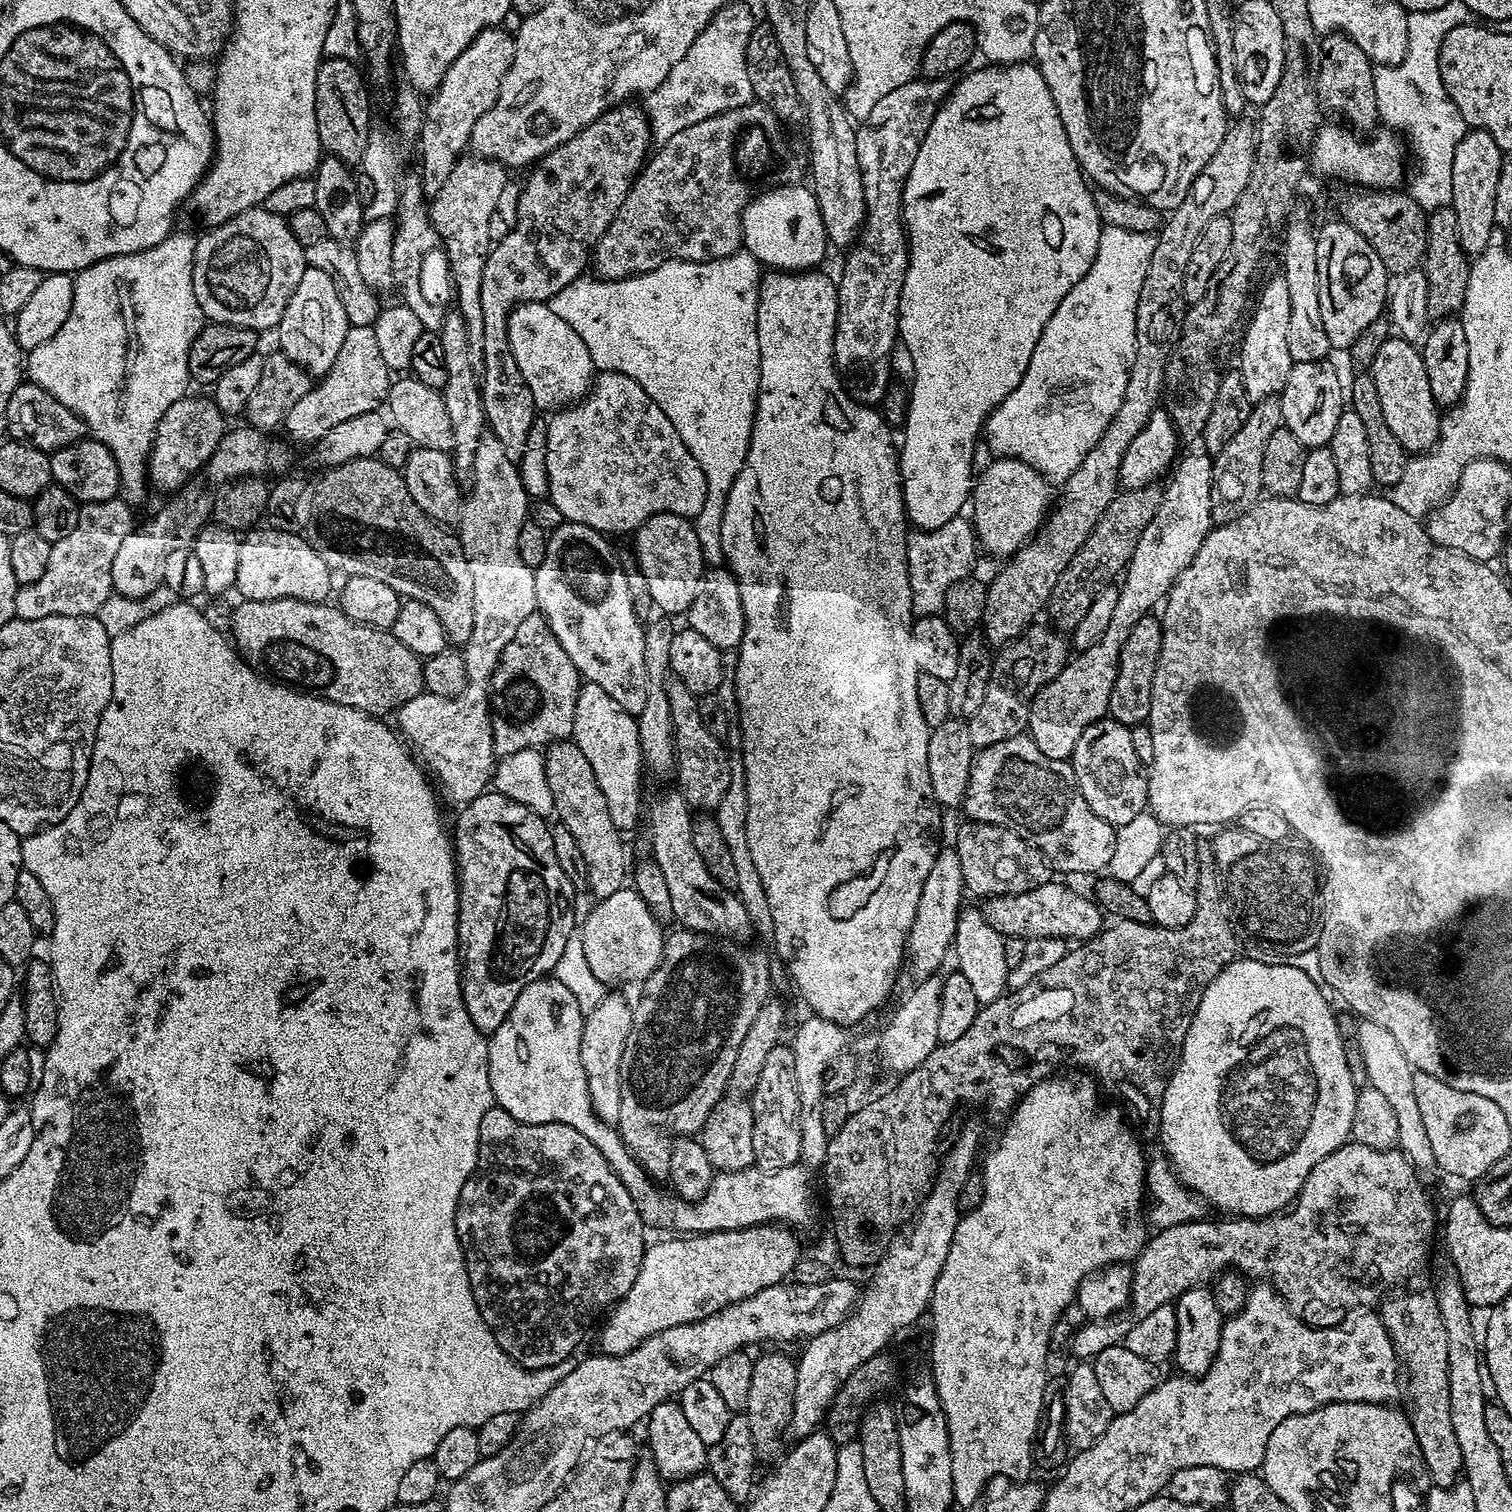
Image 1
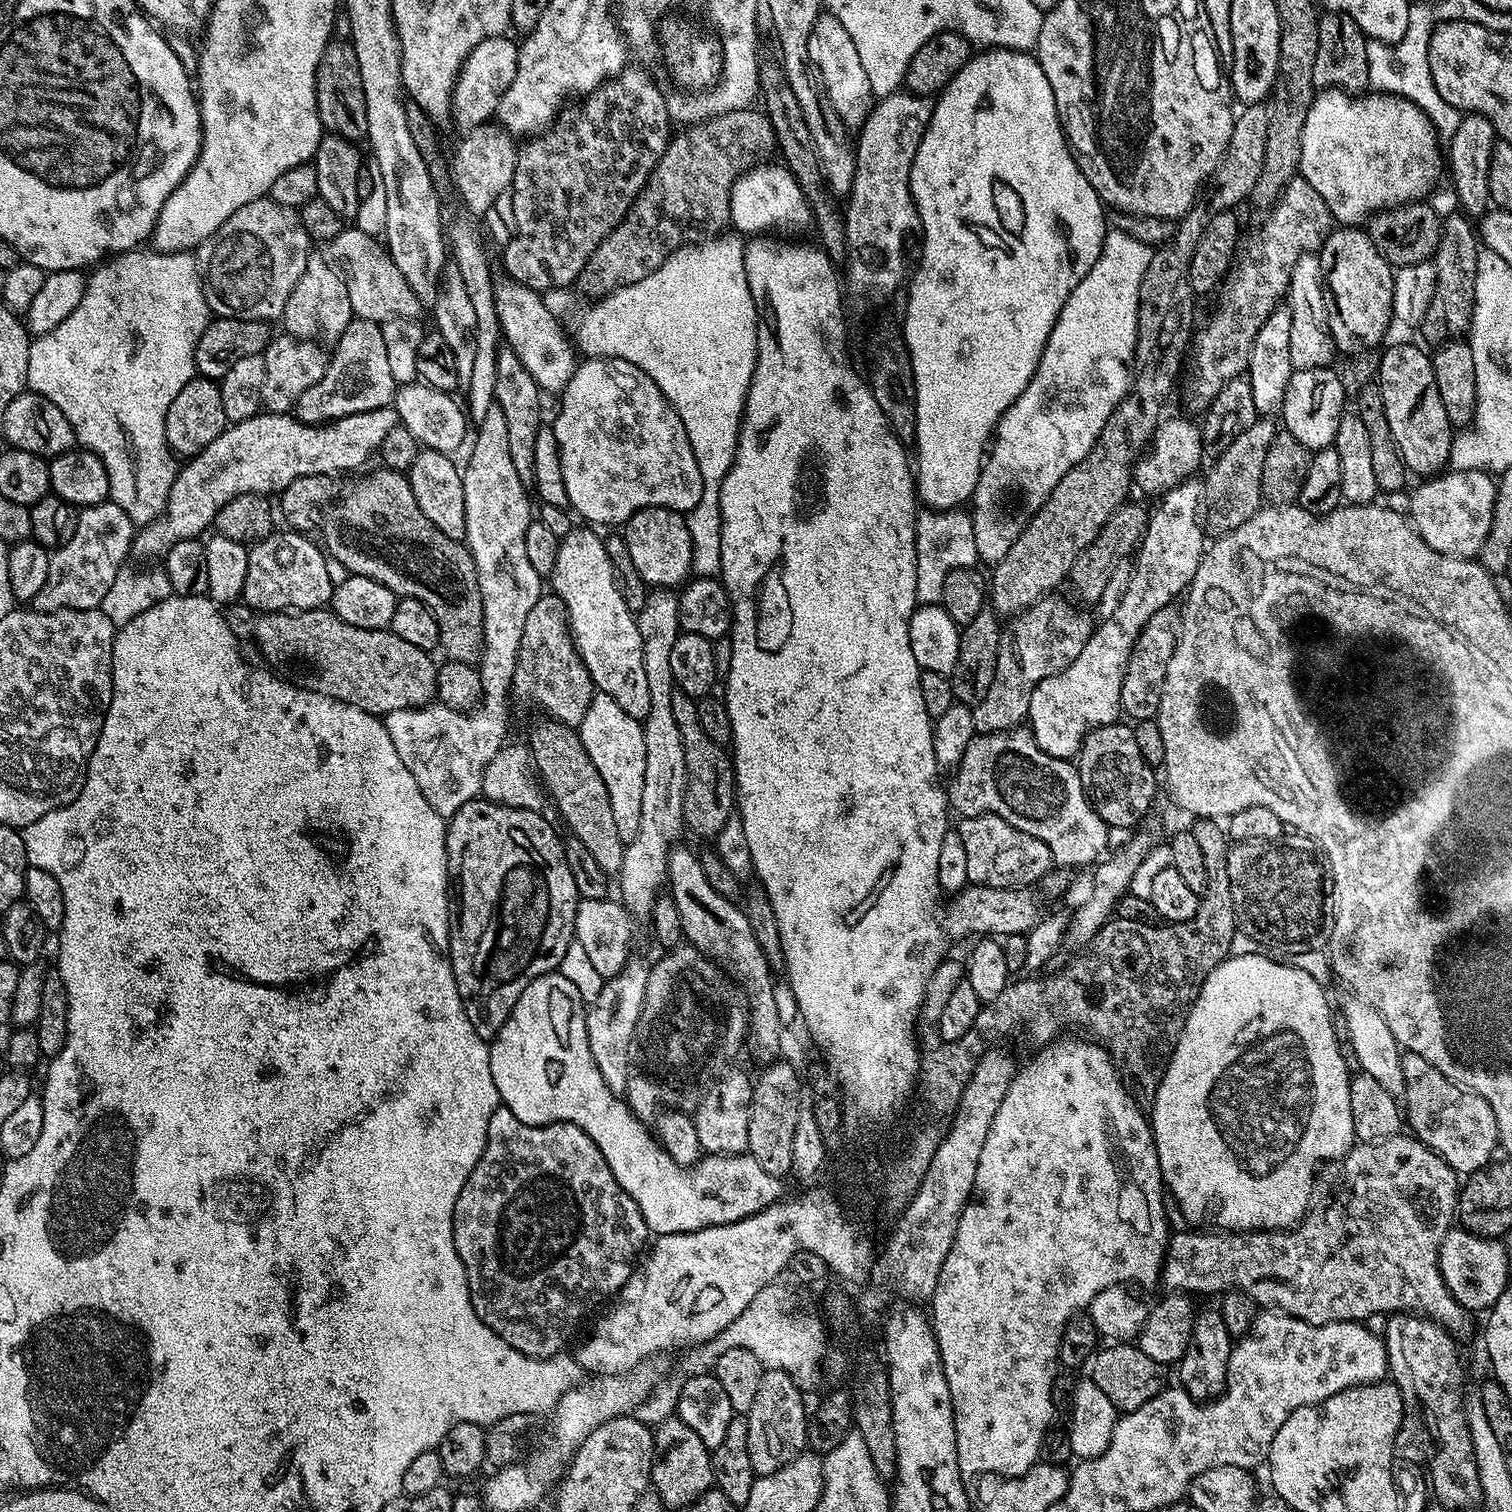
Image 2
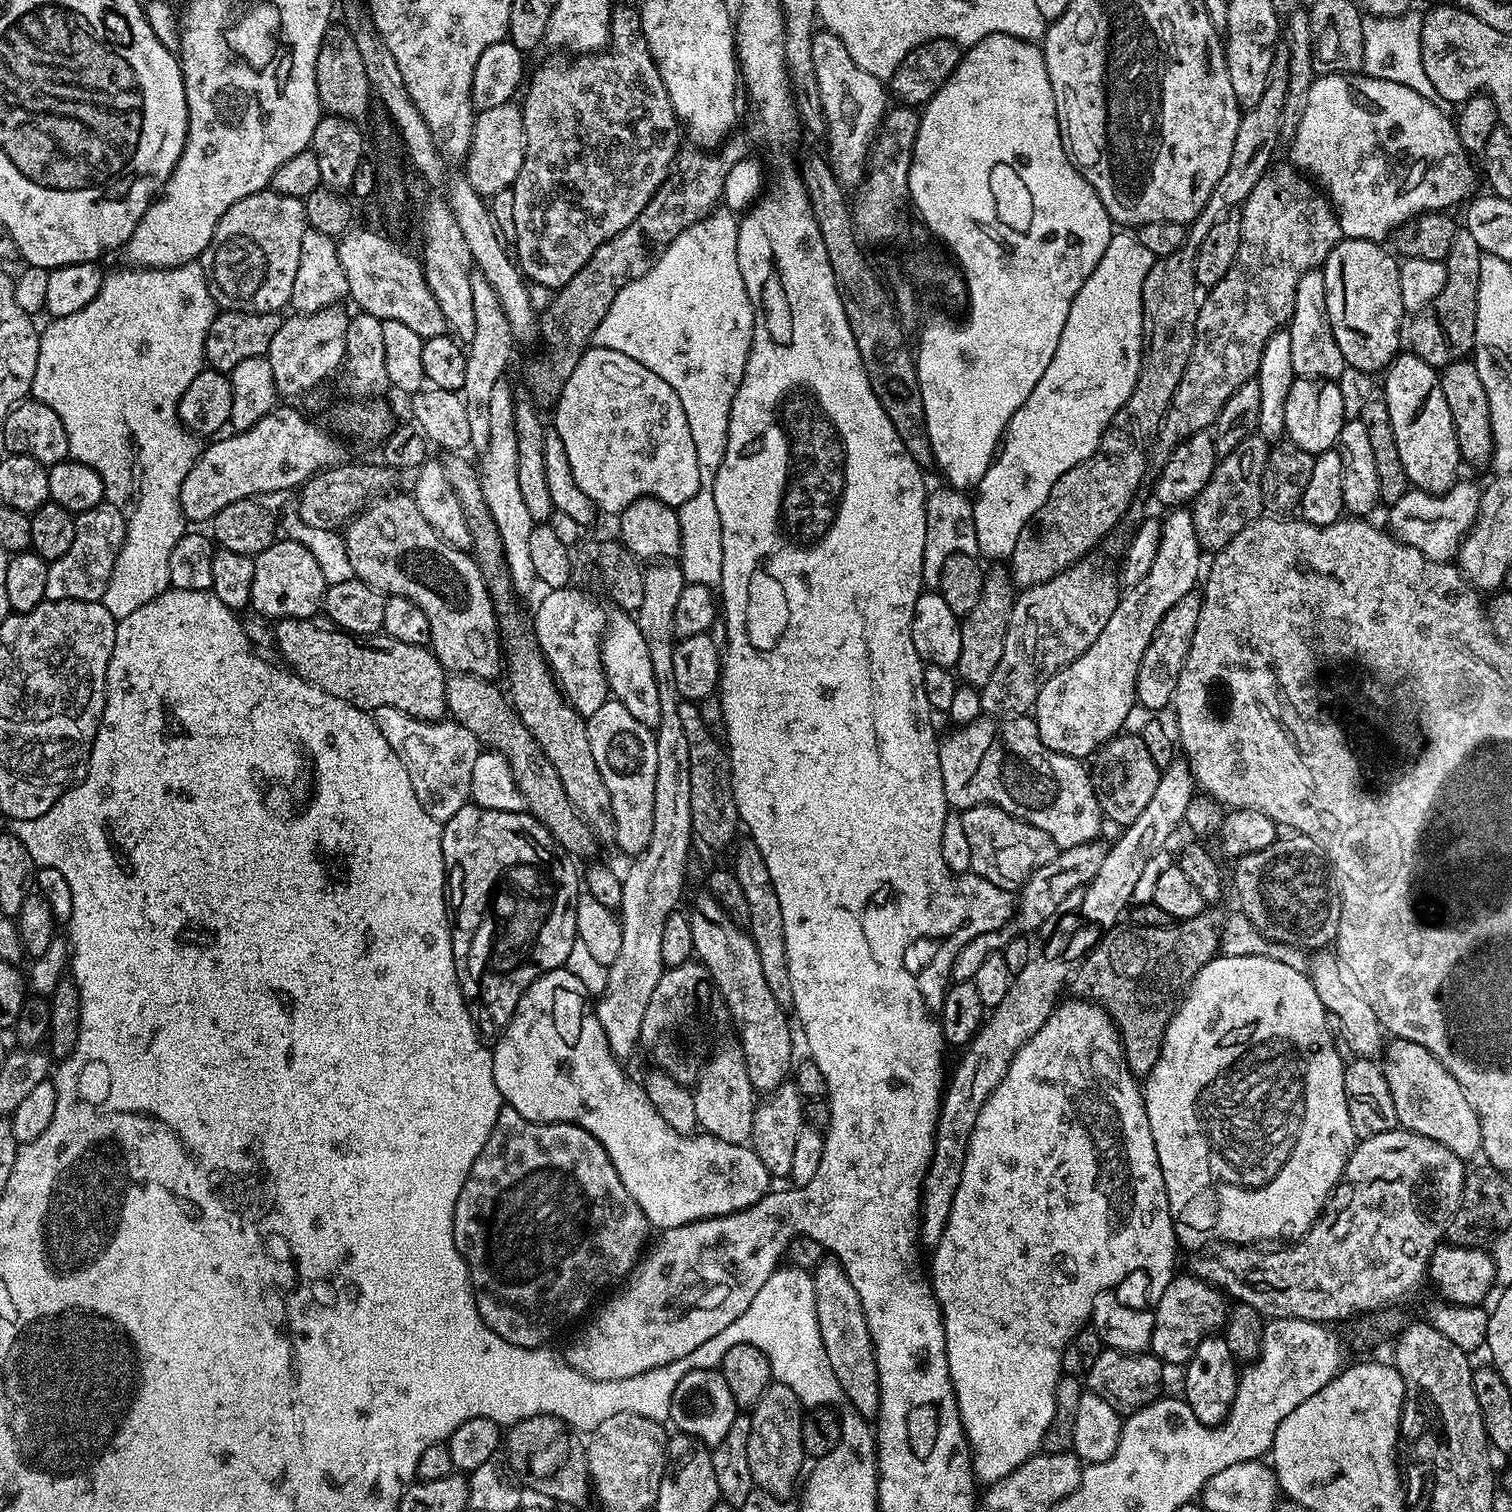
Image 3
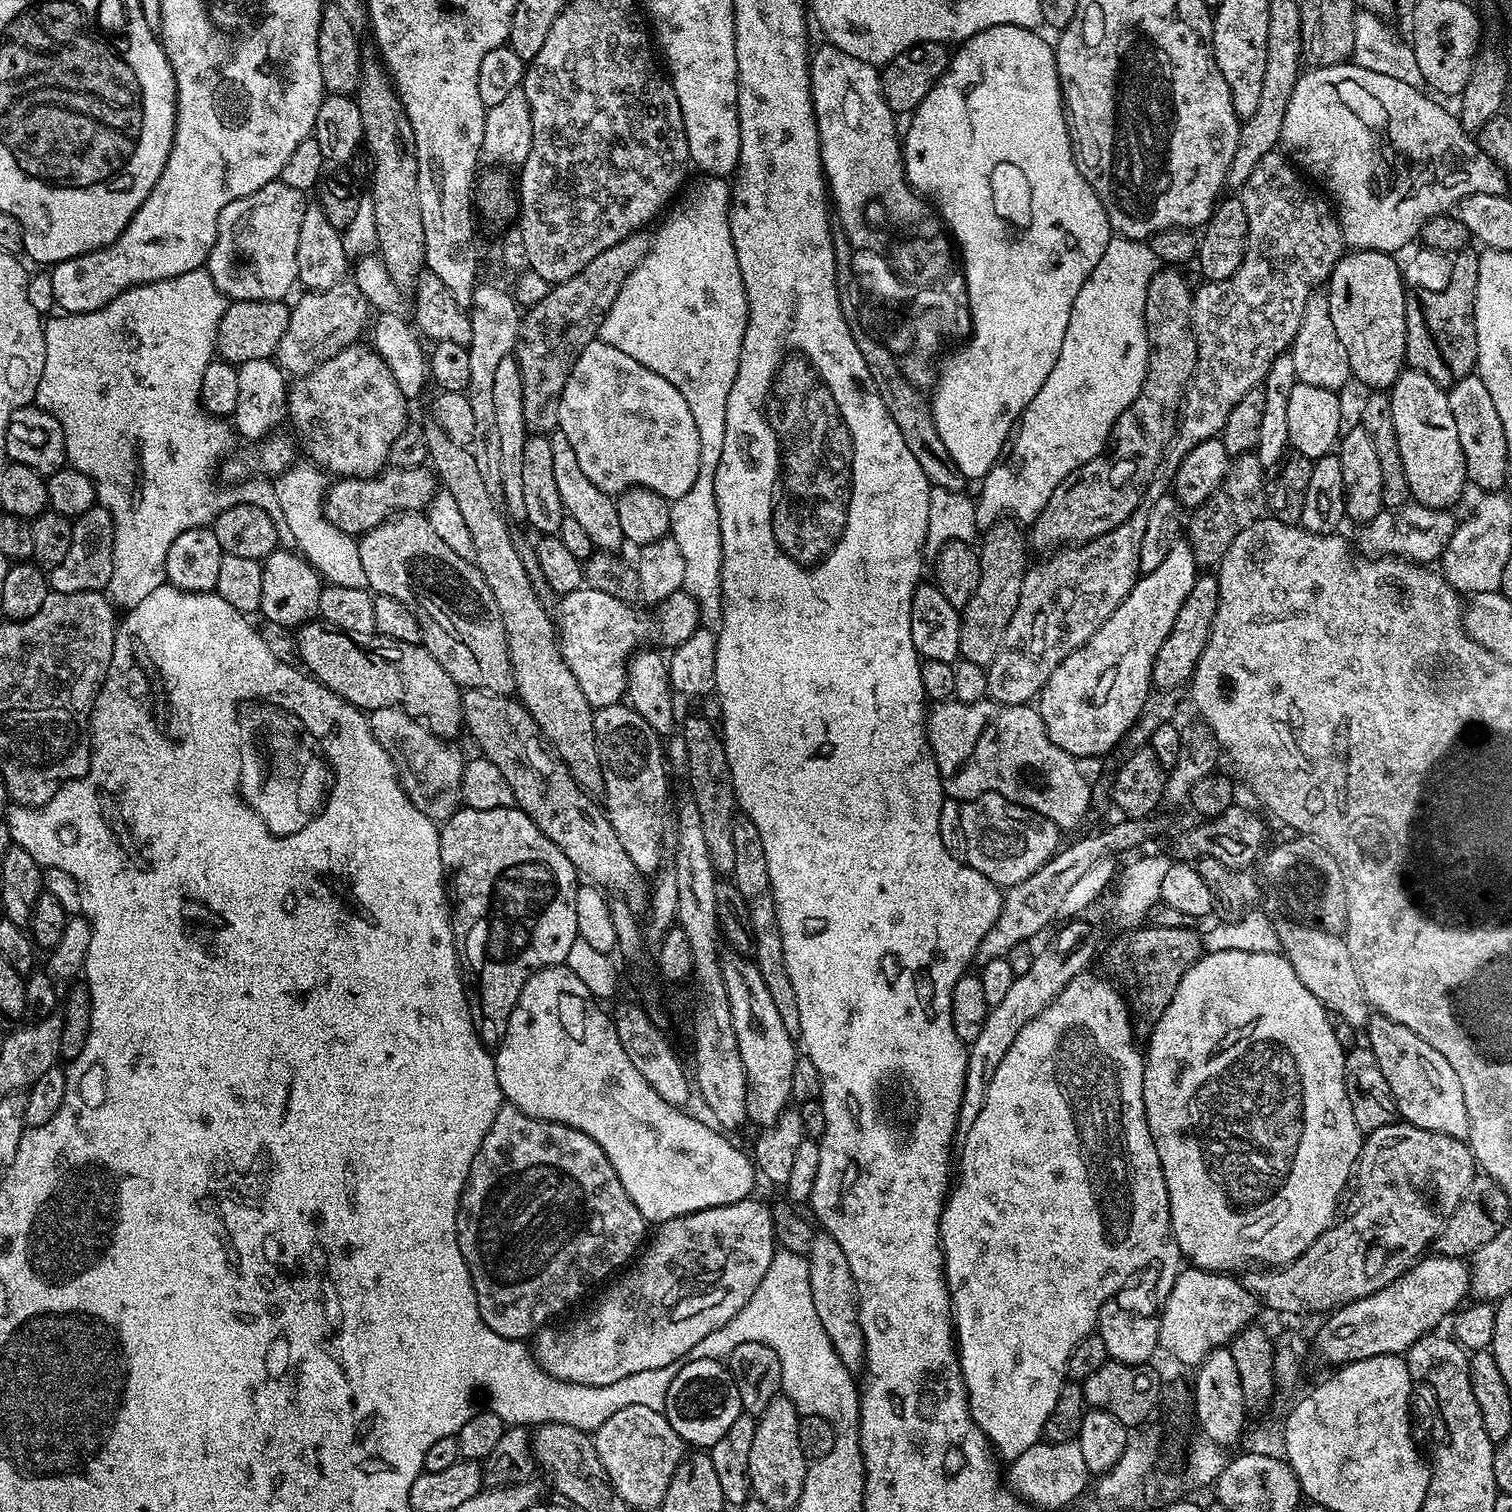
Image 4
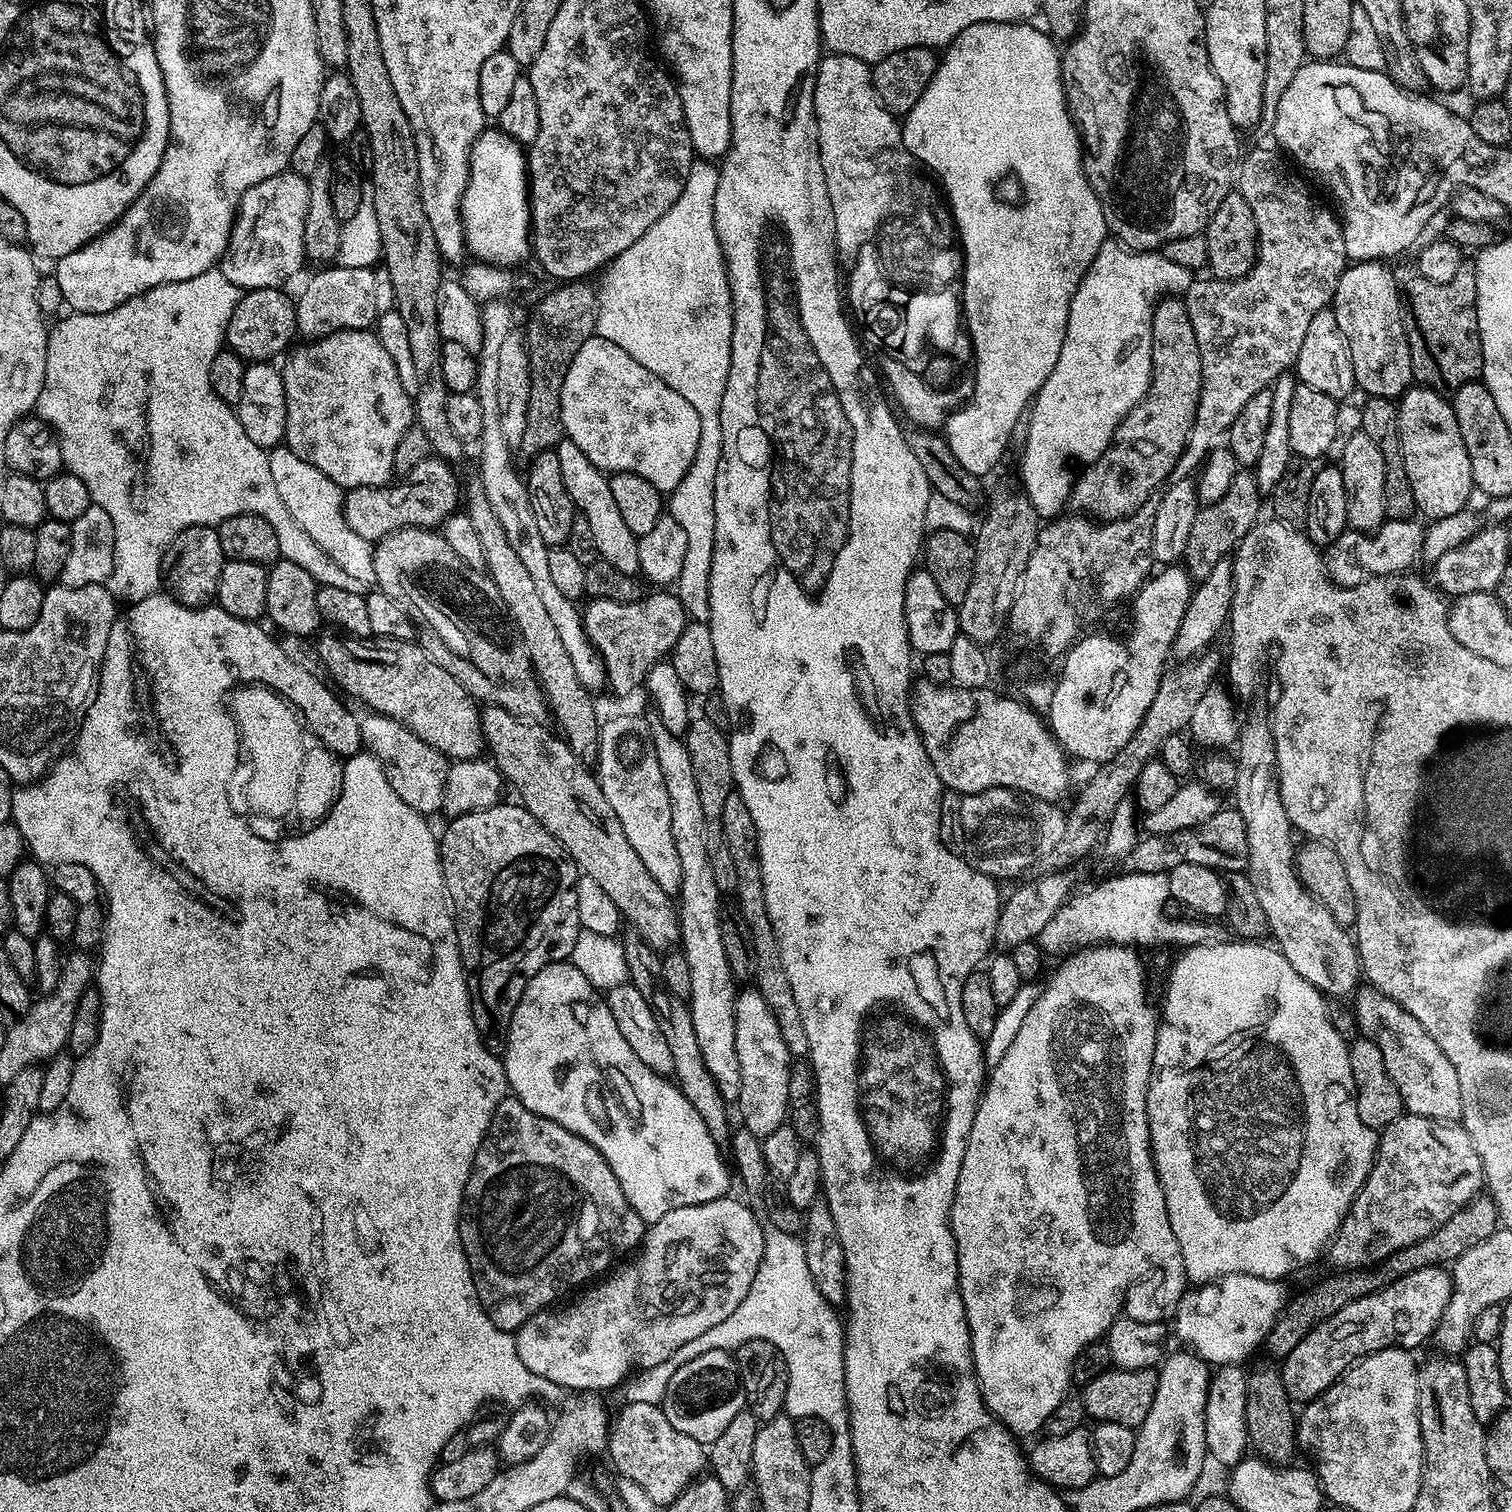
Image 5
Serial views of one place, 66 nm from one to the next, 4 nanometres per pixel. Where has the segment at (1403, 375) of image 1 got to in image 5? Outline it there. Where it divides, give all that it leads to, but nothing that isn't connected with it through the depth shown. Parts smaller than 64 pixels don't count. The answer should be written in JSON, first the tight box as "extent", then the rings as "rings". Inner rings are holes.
{"extent":[1396,386,1474,521],"rings":[[[1412,386],[1399,397],[1396,413],[1400,449],[1410,478],[1410,490],[1414,490],[1416,512],[1434,521],[1465,511],[1469,507],[1468,499],[1474,496],[1474,485],[1470,458],[1451,403],[1437,389]]]}

